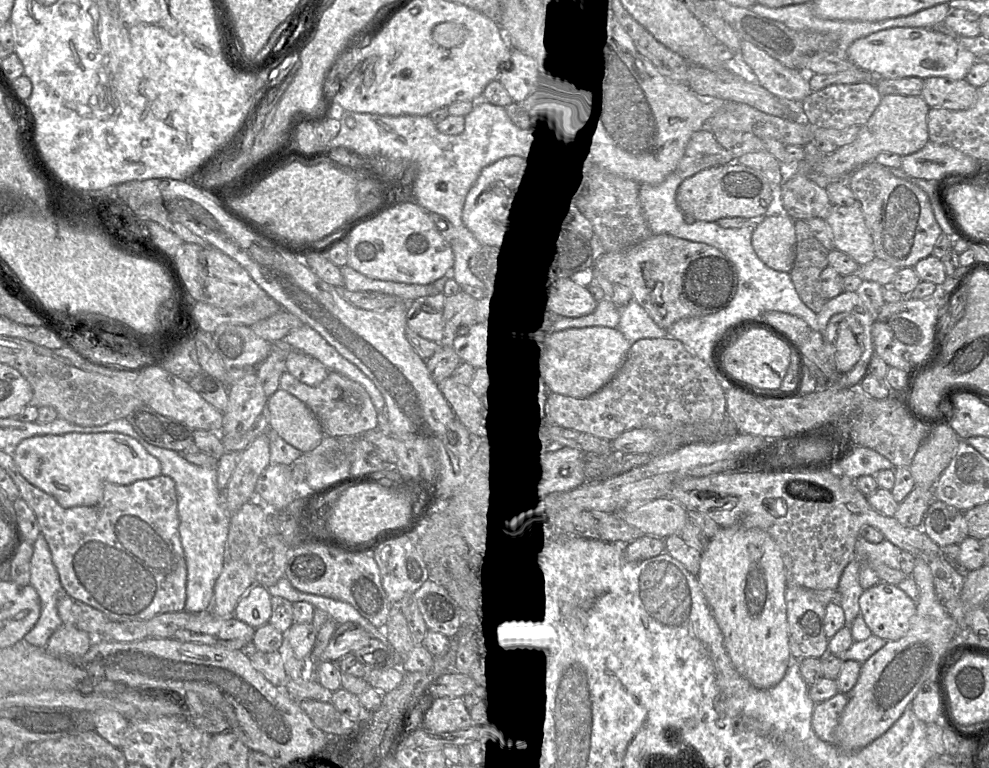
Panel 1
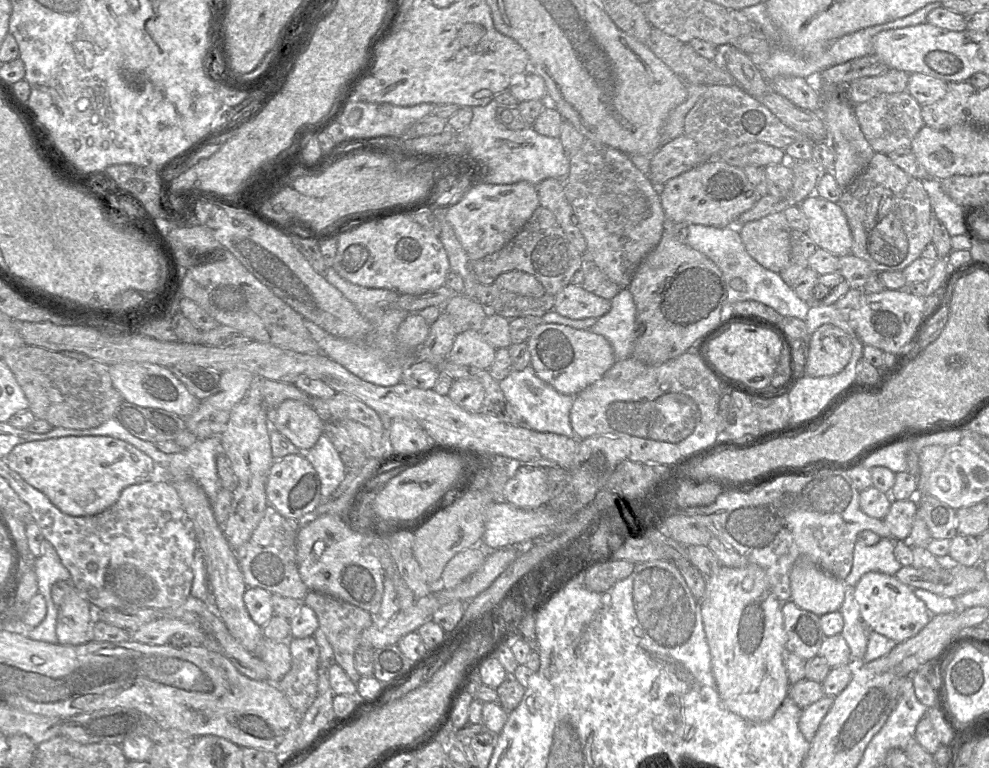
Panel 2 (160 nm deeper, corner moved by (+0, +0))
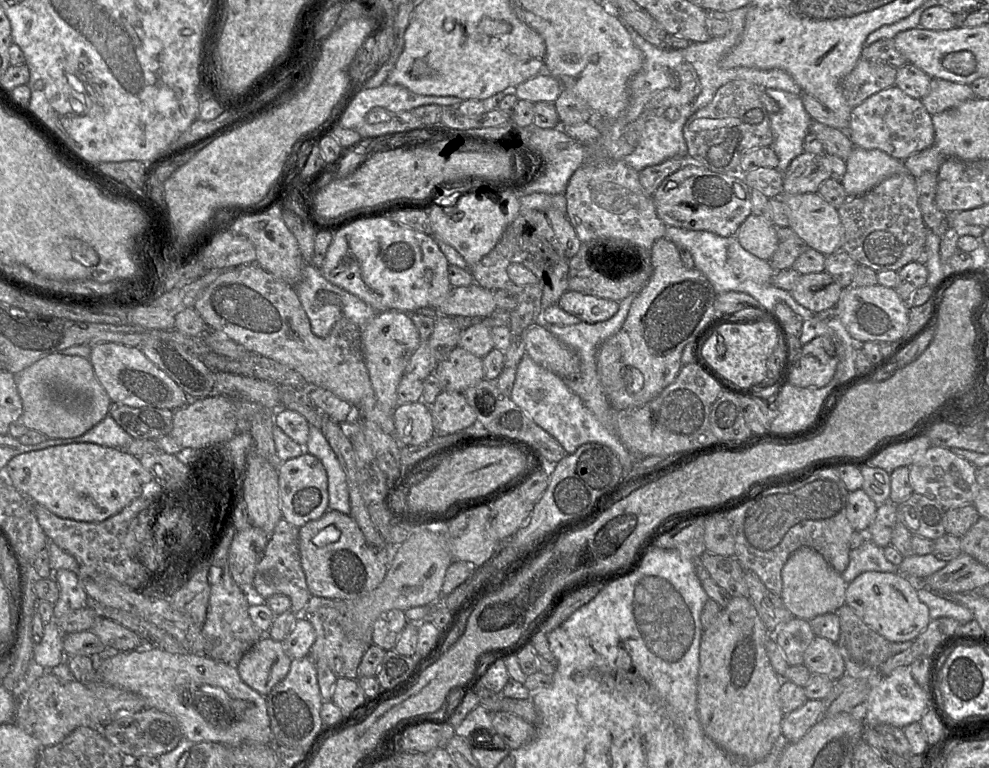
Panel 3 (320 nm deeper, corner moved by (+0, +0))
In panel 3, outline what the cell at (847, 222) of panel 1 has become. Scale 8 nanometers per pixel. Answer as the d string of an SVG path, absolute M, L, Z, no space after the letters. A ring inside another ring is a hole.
M817 192L779 197L788 209L789 227L809 246L825 256L842 250L843 226L838 209L826 202Z

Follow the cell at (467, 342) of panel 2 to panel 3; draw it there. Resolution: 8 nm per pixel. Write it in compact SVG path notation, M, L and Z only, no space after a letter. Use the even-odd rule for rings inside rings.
M456 346L447 359L439 362L434 374L438 378L441 391L464 391L484 378L482 358L460 346Z

